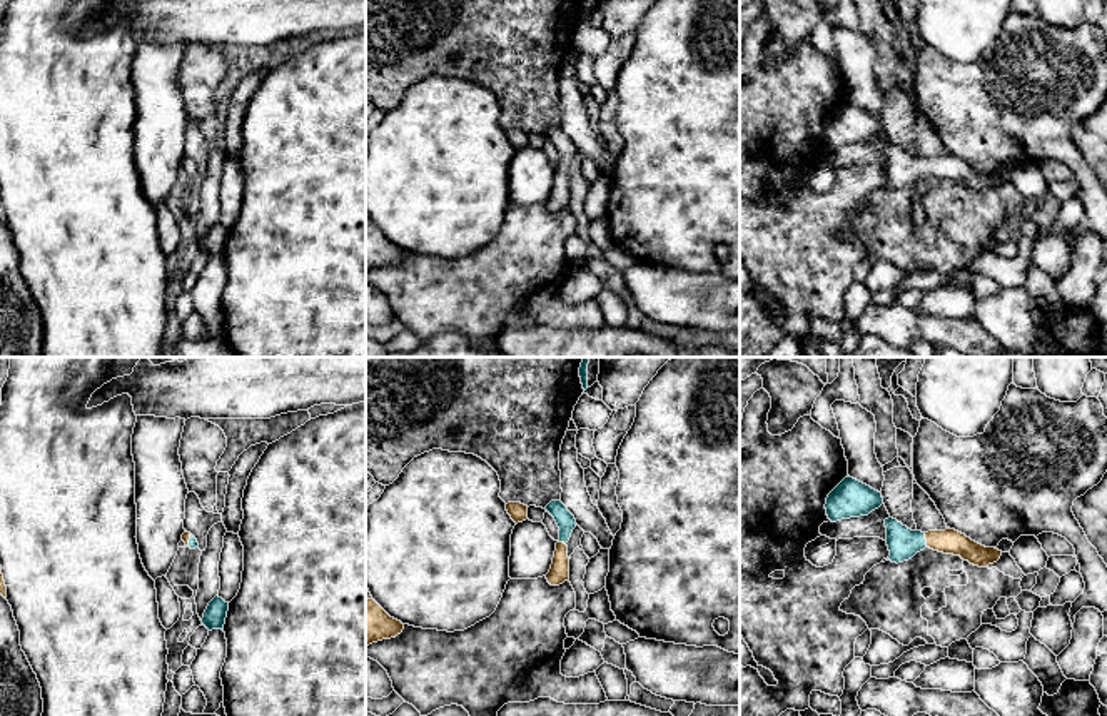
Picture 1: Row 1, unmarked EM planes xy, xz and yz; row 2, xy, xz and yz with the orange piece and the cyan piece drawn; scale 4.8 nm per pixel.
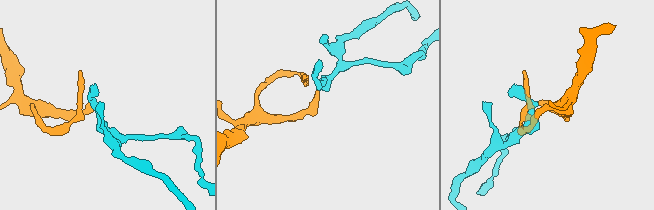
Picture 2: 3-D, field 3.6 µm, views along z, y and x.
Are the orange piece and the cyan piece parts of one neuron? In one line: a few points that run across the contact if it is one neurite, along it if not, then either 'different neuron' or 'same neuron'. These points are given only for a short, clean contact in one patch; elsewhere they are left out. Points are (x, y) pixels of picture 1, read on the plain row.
line yz (949, 167), (925, 164), (904, 169); same neuron

